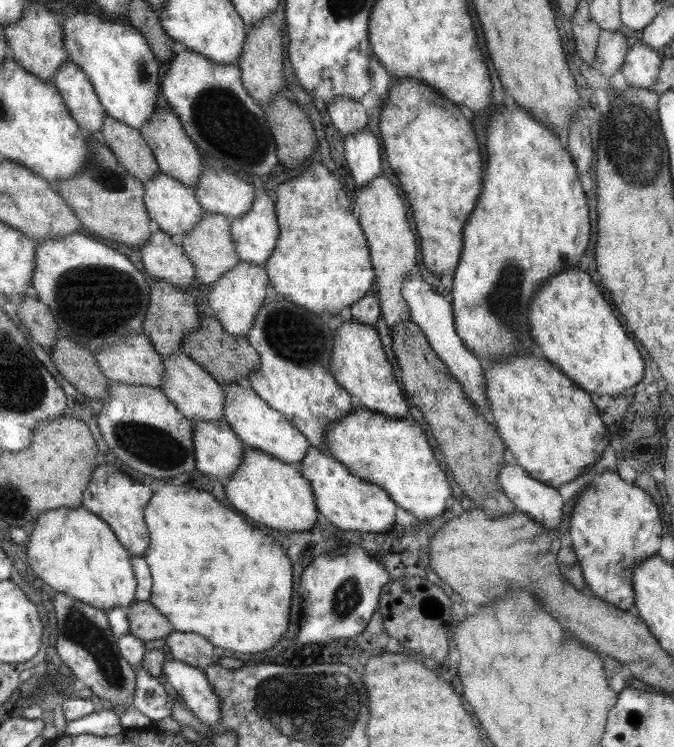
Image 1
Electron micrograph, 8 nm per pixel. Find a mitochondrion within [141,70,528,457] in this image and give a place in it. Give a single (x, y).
(504, 300)

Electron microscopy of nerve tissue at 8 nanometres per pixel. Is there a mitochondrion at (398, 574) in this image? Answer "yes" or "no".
no

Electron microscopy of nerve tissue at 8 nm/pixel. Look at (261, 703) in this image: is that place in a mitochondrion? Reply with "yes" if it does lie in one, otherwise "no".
yes

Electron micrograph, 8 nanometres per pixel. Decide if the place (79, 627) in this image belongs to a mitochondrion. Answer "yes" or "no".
yes

